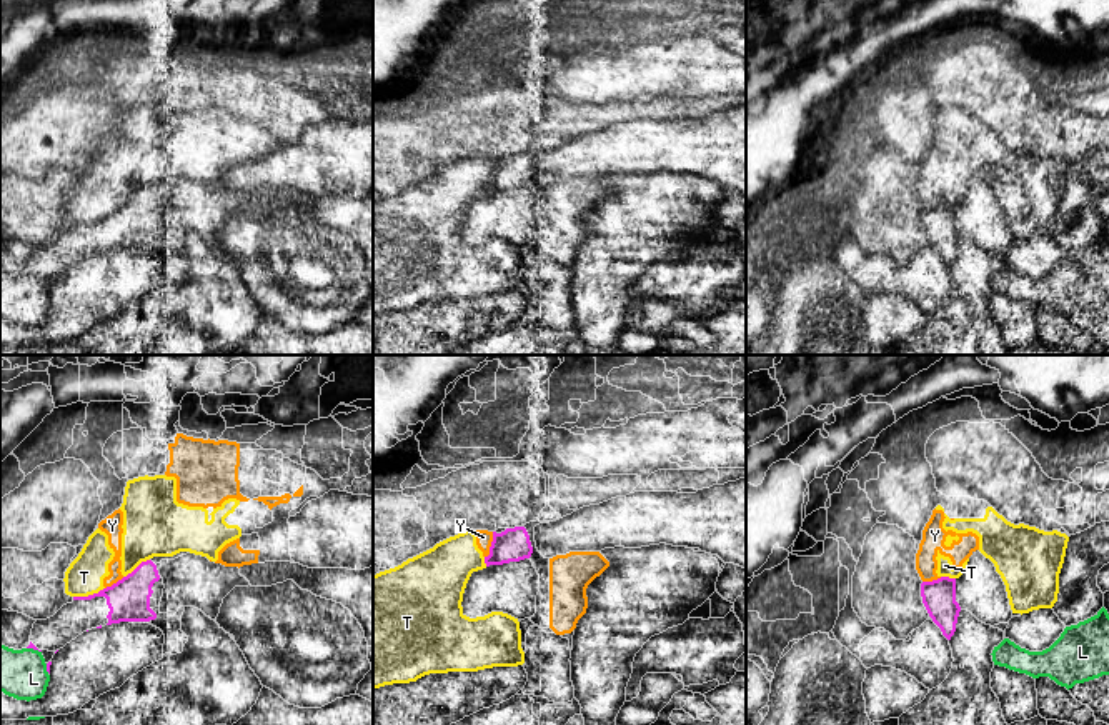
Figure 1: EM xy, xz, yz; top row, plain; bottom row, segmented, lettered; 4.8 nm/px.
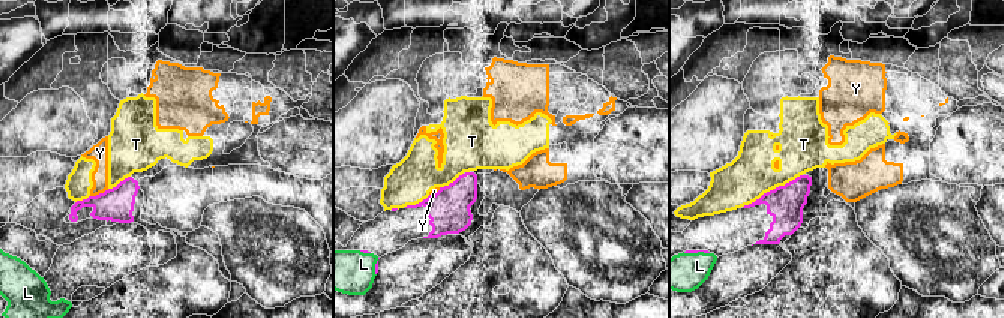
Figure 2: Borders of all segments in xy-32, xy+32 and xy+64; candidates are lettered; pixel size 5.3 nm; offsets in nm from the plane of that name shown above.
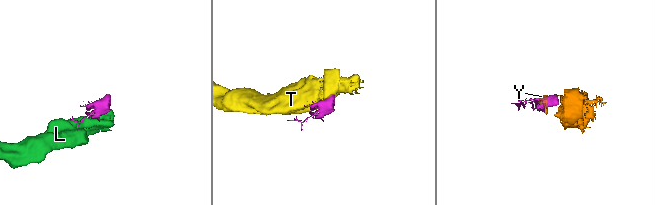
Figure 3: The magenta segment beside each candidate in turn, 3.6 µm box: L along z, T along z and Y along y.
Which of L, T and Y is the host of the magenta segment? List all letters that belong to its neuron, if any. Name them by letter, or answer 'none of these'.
none of these

